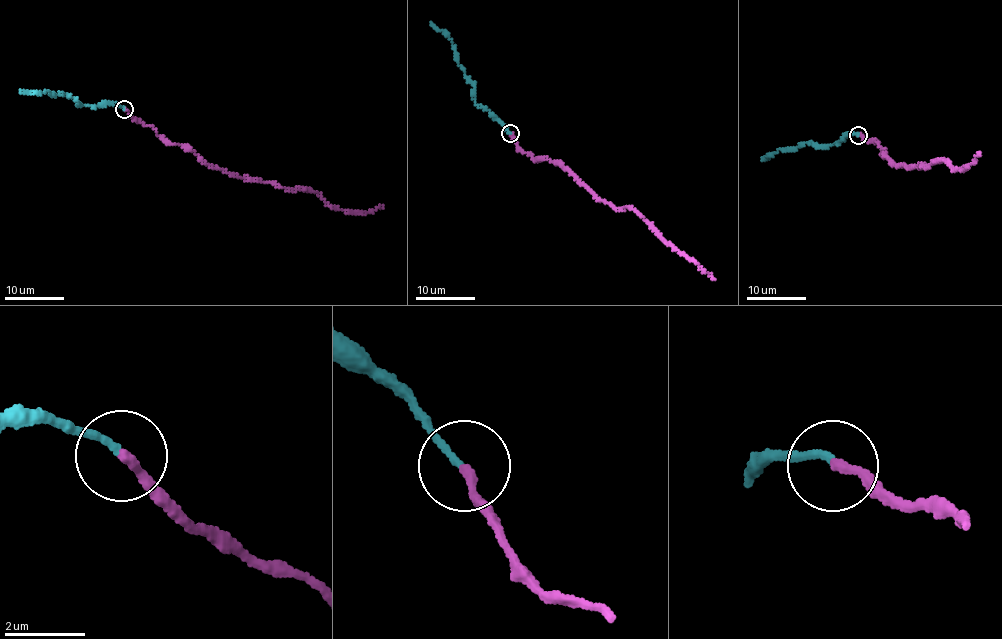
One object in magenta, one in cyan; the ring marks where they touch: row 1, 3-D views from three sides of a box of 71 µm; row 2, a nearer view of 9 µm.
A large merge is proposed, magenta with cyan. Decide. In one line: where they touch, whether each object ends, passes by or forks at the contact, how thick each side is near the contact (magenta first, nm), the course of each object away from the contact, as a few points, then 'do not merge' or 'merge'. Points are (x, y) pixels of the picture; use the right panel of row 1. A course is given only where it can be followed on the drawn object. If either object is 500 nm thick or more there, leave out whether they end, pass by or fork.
place (858, 135); magenta ends; cyan ends; calibres 240 and 170 nm; course magenta (858, 135), (876, 142), (899, 166), (944, 159), (960, 169), (980, 152); course cyan (858, 133), (843, 137), (834, 145), (802, 143), (797, 148), (777, 150), (762, 159); do not merge

